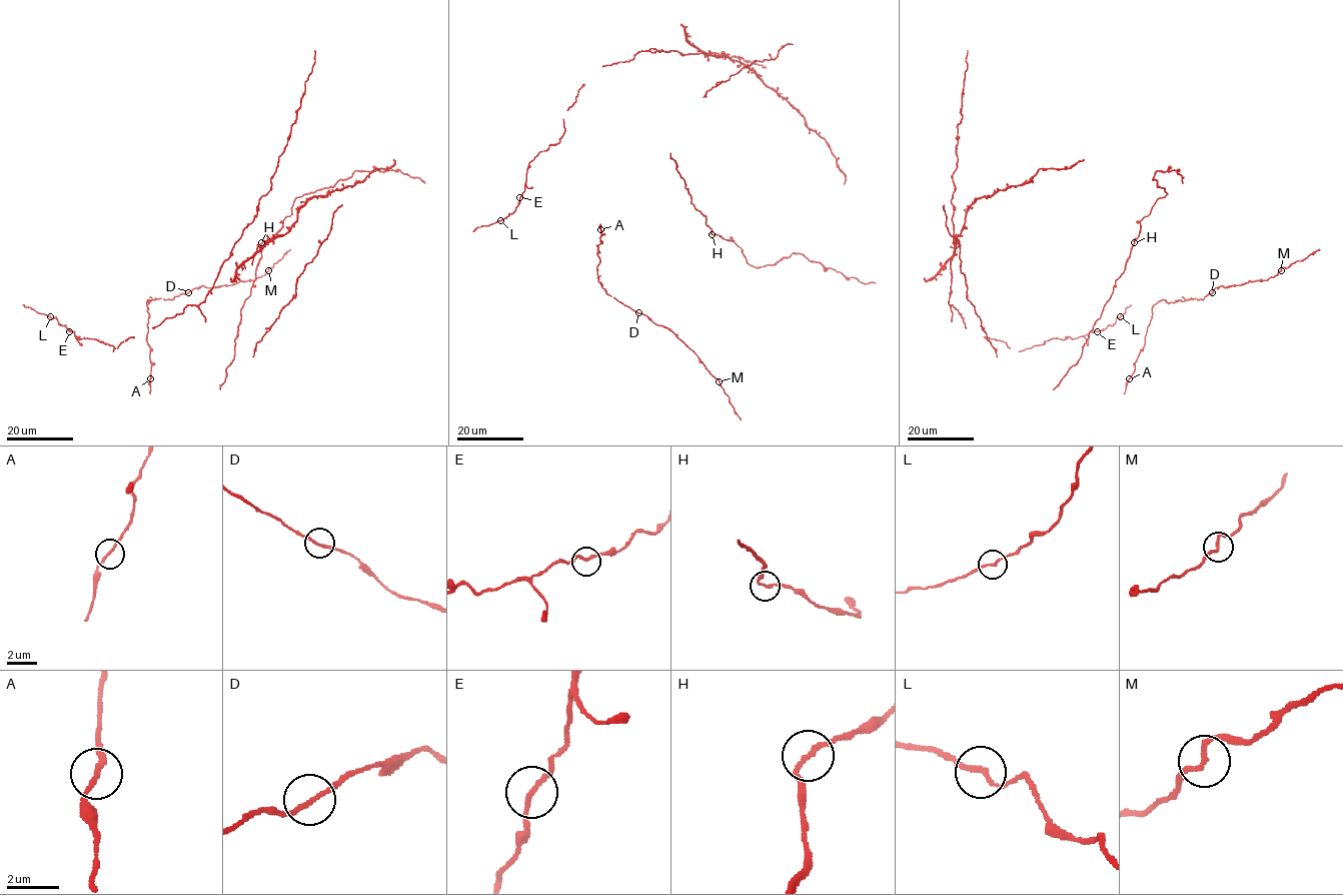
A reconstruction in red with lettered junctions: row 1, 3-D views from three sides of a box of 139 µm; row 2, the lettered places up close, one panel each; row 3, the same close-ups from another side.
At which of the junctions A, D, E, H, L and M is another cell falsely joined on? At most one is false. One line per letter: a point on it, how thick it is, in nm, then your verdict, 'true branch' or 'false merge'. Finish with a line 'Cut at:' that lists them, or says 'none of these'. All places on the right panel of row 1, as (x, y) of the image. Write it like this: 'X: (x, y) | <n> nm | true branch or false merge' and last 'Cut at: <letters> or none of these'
A: (1129, 378) | 180 nm | true branch
D: (1212, 292) | 170 nm | true branch
E: (1097, 331) | 180 nm | true branch
H: (1134, 242) | 170 nm | true branch
L: (1120, 316) | 160 nm | true branch
M: (1281, 270) | 170 nm | true branch
Cut at: none of these

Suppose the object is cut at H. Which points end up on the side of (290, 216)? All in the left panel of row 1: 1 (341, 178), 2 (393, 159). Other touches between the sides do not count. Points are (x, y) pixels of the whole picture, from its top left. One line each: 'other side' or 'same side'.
1: same side
2: other side

